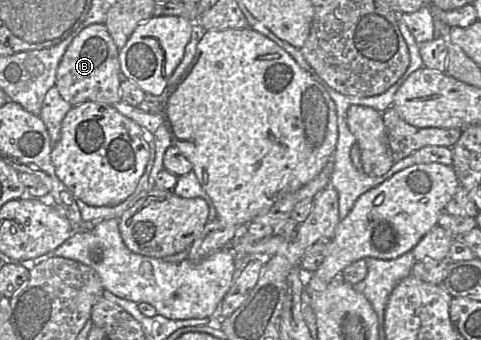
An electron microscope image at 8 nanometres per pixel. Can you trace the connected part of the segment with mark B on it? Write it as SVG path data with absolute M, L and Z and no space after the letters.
M92 24L80 31L66 49L57 69L55 86L61 97L72 106L85 102L114 105L121 101L120 84L125 78L121 77L119 50L104 24Z

